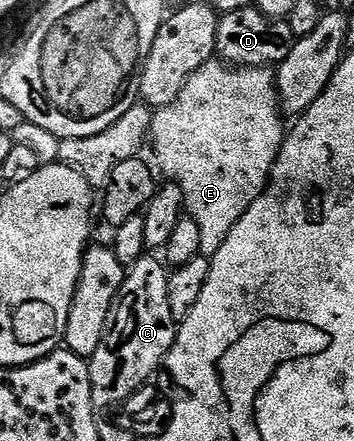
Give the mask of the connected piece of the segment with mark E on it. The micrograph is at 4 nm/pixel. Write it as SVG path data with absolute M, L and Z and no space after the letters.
M210 60L183 84L183 92L171 104L160 107L153 116L151 150L157 153L156 165L172 180L185 197L188 217L199 224L201 254L212 256L227 240L227 232L239 224L243 212L269 183L269 174L285 143L286 123L281 123L281 97L277 95L277 75L268 66L230 66Z

